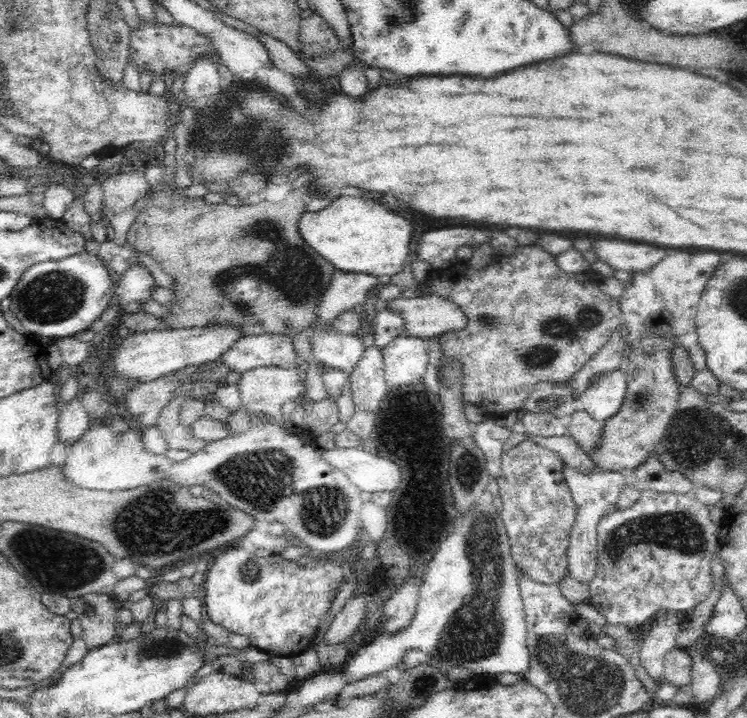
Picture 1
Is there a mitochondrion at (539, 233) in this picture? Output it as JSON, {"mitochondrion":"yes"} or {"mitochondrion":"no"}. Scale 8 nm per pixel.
{"mitochondrion":"no"}

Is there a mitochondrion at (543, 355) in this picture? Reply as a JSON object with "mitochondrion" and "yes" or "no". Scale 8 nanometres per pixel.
{"mitochondrion":"yes"}

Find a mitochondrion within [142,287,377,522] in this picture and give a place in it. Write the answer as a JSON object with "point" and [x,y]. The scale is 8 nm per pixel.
{"point":[259,479]}

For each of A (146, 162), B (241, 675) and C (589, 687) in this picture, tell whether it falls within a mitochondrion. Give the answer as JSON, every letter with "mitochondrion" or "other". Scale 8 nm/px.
{"A":"other","B":"other","C":"mitochondrion"}

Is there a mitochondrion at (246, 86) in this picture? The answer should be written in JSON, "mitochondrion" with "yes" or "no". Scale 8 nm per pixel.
{"mitochondrion":"no"}

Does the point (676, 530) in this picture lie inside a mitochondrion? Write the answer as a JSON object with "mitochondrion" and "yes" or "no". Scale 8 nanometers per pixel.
{"mitochondrion":"yes"}

